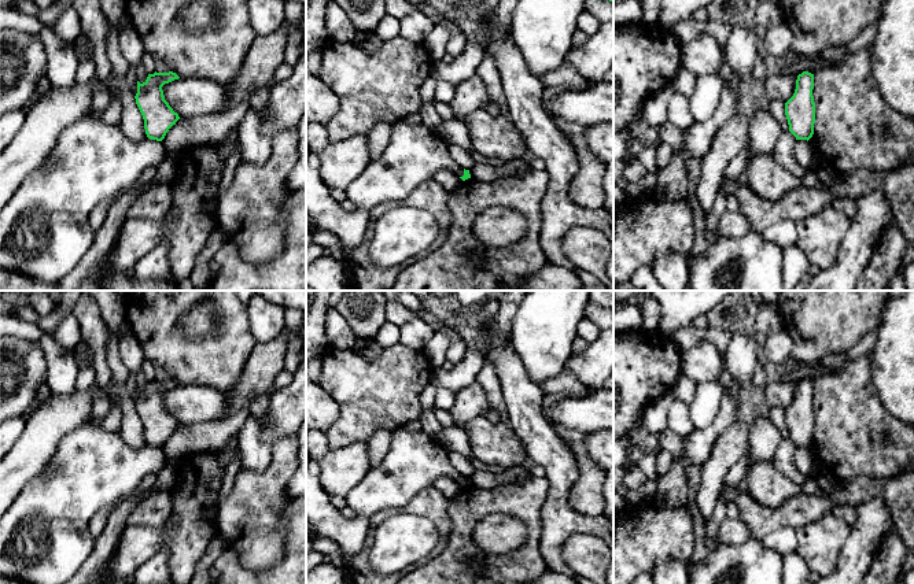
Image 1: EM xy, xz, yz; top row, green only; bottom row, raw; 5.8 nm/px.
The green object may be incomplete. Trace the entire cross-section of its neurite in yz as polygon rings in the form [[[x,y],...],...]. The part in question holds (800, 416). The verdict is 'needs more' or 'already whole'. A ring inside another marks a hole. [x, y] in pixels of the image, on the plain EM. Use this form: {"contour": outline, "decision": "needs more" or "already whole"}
{"contour": [[[803,378],[797,382],[793,403],[785,410],[789,439],[796,447],[810,447],[814,441],[815,410],[812,403],[814,381]]], "decision": "already whole"}

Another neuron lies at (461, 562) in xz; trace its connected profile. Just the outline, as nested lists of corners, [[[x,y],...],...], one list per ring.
[[[531,477],[528,481],[505,484],[493,489],[473,485],[449,499],[447,513],[452,520],[452,532],[445,550],[431,562],[405,574],[398,584],[528,584],[549,572],[539,551],[542,532],[542,506],[548,498],[549,481]],[[489,514],[509,514],[527,526],[524,544],[511,554],[493,555],[483,552],[472,539],[475,525]]]

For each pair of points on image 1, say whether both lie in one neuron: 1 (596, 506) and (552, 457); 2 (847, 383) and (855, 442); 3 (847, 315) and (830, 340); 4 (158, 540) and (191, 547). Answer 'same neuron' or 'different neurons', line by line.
1: different neurons
2: same neuron
3: same neuron
4: same neuron

